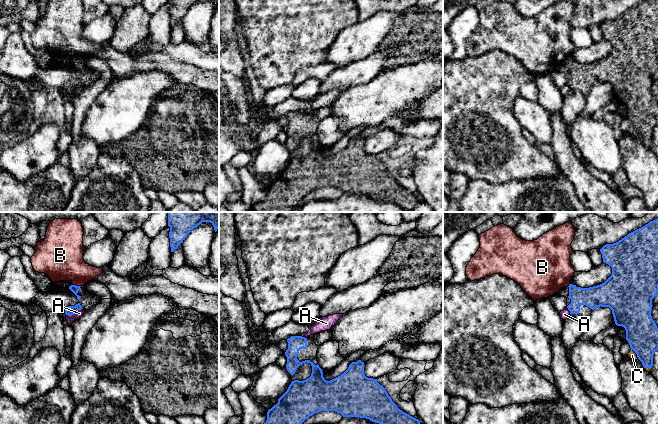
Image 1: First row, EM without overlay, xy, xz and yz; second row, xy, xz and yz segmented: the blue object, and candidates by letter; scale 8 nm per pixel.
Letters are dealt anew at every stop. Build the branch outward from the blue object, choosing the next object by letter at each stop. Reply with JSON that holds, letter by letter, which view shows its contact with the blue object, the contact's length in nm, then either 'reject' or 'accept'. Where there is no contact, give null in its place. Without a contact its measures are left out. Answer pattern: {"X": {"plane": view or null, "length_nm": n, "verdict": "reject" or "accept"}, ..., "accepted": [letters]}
{"A": {"plane": "xy", "length_nm": 150, "verdict": "reject"}, "B": {"plane": "xy", "length_nm": 70, "verdict": "reject"}, "C": {"plane": "yz", "length_nm": 100, "verdict": "accept"}, "accepted": ["C"]}

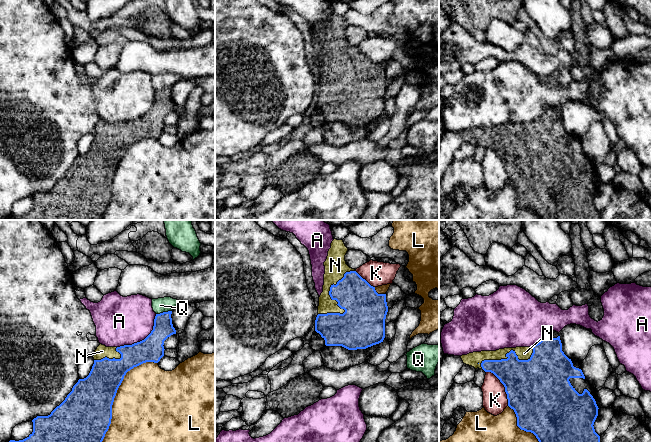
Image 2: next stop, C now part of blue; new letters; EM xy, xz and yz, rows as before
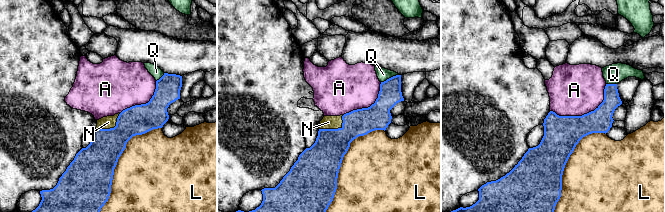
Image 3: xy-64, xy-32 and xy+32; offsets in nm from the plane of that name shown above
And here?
{"A": {"plane": "xy", "length_nm": 420, "verdict": "reject"}, "K": {"plane": "yz", "length_nm": 340, "verdict": "reject"}, "L": {"plane": "xy", "length_nm": 800, "verdict": "reject"}, "N": {"plane": "xz", "length_nm": 460, "verdict": "accept"}, "Q": {"plane": "xy", "length_nm": 130, "verdict": "reject"}, "accepted": ["N"]}

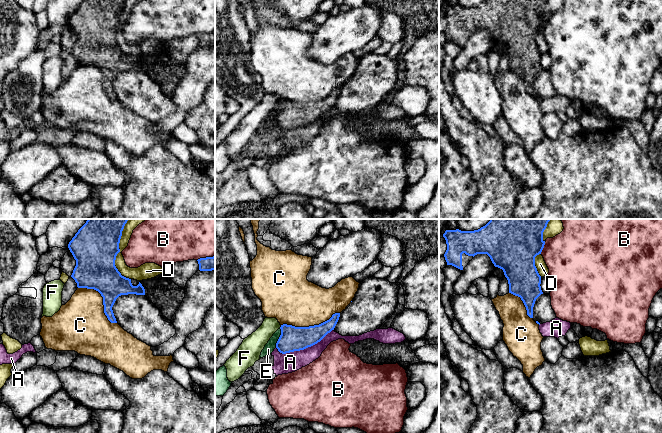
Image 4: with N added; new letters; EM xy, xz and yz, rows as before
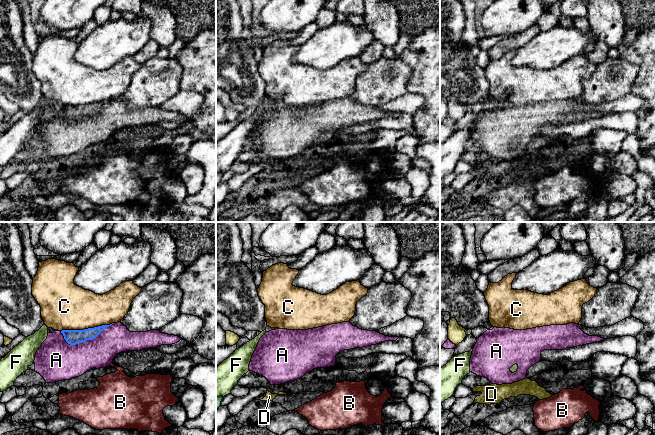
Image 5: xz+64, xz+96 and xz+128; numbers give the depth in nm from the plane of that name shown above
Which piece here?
{"A": {"plane": "xz", "length_nm": 480, "verdict": "reject"}, "B": {"plane": "yz", "length_nm": 100, "verdict": "reject"}, "C": {"plane": "xz", "length_nm": 480, "verdict": "reject"}, "D": {"plane": "xy", "length_nm": 480, "verdict": "reject"}, "E": {"plane": "xz", "length_nm": 170, "verdict": "reject"}, "F": {"plane": "xz", "length_nm": 30, "verdict": "reject"}, "accepted": []}

